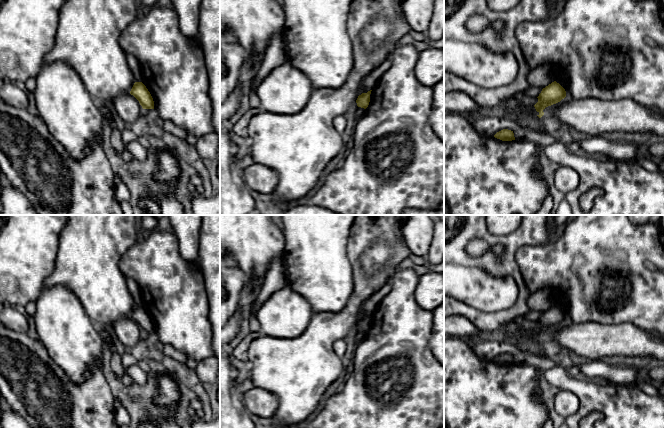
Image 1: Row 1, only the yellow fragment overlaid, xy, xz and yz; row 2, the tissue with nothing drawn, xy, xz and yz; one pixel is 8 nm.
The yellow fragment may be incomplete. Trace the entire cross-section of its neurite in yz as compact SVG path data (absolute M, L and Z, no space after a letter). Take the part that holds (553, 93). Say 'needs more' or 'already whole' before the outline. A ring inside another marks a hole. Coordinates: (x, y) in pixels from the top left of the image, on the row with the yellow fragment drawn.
already whole; M556 81L543 88L537 97L538 102L534 105L536 111L539 113L537 116L541 118L544 115L543 110L546 107L560 102L565 97L565 89Z

